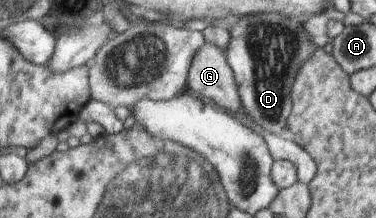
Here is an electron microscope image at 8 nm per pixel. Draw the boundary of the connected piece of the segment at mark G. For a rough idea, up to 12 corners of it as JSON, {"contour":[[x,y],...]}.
{"contour":[[205,42],[186,90],[220,110],[244,111],[225,51]]}

